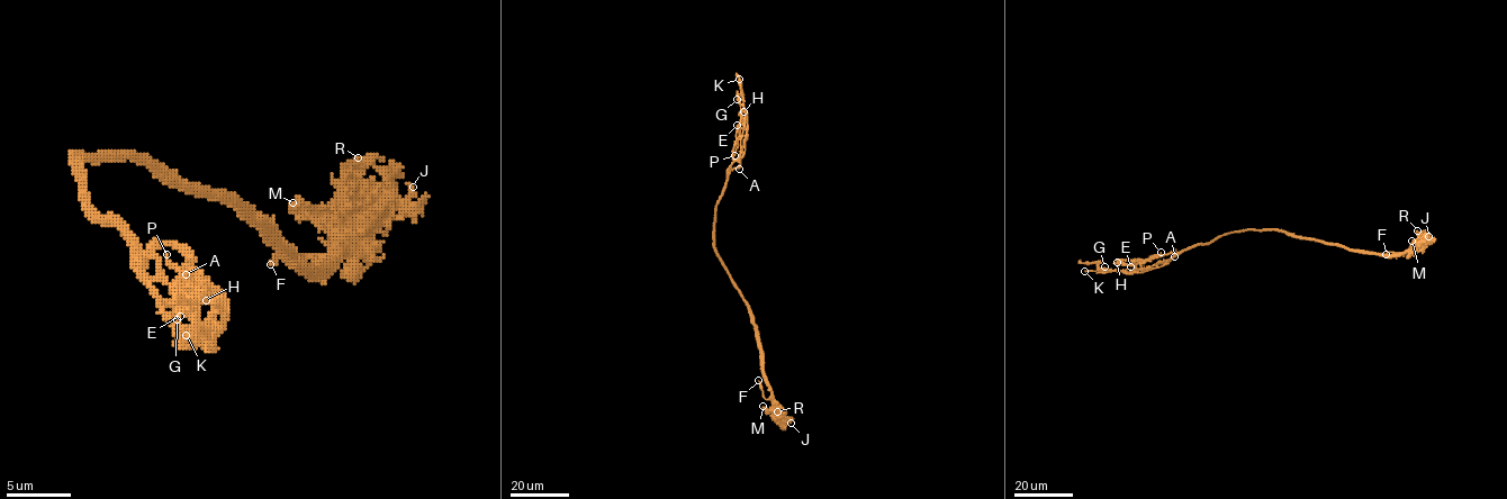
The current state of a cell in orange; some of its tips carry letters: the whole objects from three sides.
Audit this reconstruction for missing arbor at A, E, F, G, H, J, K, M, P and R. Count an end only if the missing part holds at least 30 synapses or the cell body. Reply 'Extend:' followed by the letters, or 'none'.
Extend: F

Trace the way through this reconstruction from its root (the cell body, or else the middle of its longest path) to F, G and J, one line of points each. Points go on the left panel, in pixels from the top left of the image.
F: (96, 157), (141, 157), (183, 183), (211, 190), (296, 264), (325, 264), (287, 254), (270, 264)
G: (96, 157), (79, 161), (82, 199), (134, 245), (134, 268), (189, 342), (192, 335), (177, 319)
J: (96, 157), (141, 157), (183, 183), (218, 193), (306, 268), (322, 268), (384, 206), (399, 206), (413, 187)

